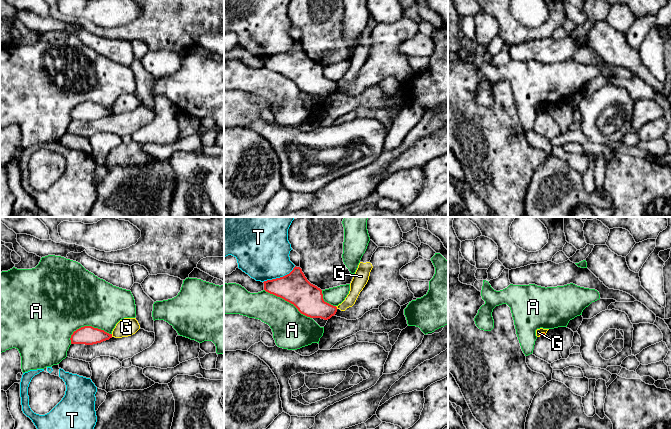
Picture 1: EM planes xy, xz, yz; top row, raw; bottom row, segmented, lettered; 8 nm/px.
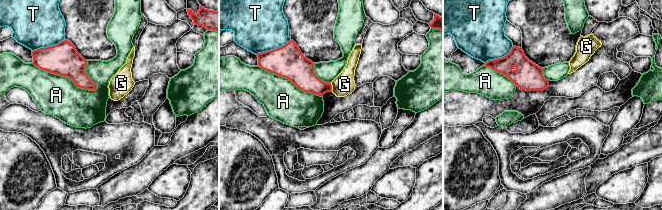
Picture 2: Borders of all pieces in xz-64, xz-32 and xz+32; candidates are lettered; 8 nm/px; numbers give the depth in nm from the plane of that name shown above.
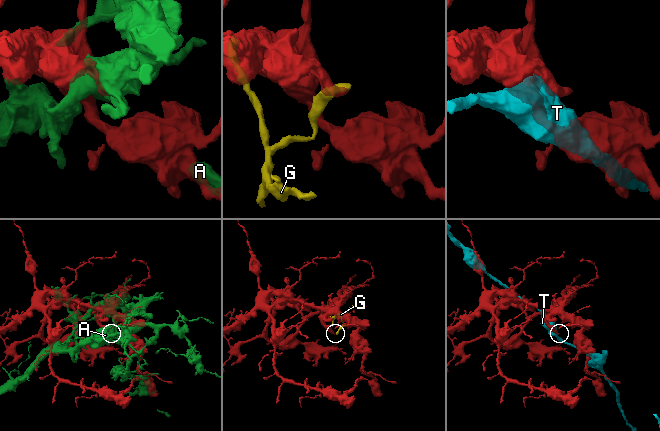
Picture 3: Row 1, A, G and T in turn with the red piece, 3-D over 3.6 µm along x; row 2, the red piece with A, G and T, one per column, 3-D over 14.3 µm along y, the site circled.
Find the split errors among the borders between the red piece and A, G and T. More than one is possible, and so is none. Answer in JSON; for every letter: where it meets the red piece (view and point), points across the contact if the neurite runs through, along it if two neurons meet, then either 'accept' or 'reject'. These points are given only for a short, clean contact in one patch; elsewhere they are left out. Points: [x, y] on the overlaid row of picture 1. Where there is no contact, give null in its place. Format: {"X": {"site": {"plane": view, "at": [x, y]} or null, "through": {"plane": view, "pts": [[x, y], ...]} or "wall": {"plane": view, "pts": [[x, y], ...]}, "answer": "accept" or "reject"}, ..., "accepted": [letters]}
{"A": {"site": {"plane": "xy", "at": [88, 326]}, "answer": "reject"}, "G": {"site": {"plane": "xy", "at": [111, 335]}, "wall": {"plane": "xy", "pts": [[111, 334], [112, 336]]}, "answer": "reject"}, "T": {"site": {"plane": "xz", "at": [280, 277]}, "answer": "reject"}, "accepted": []}

